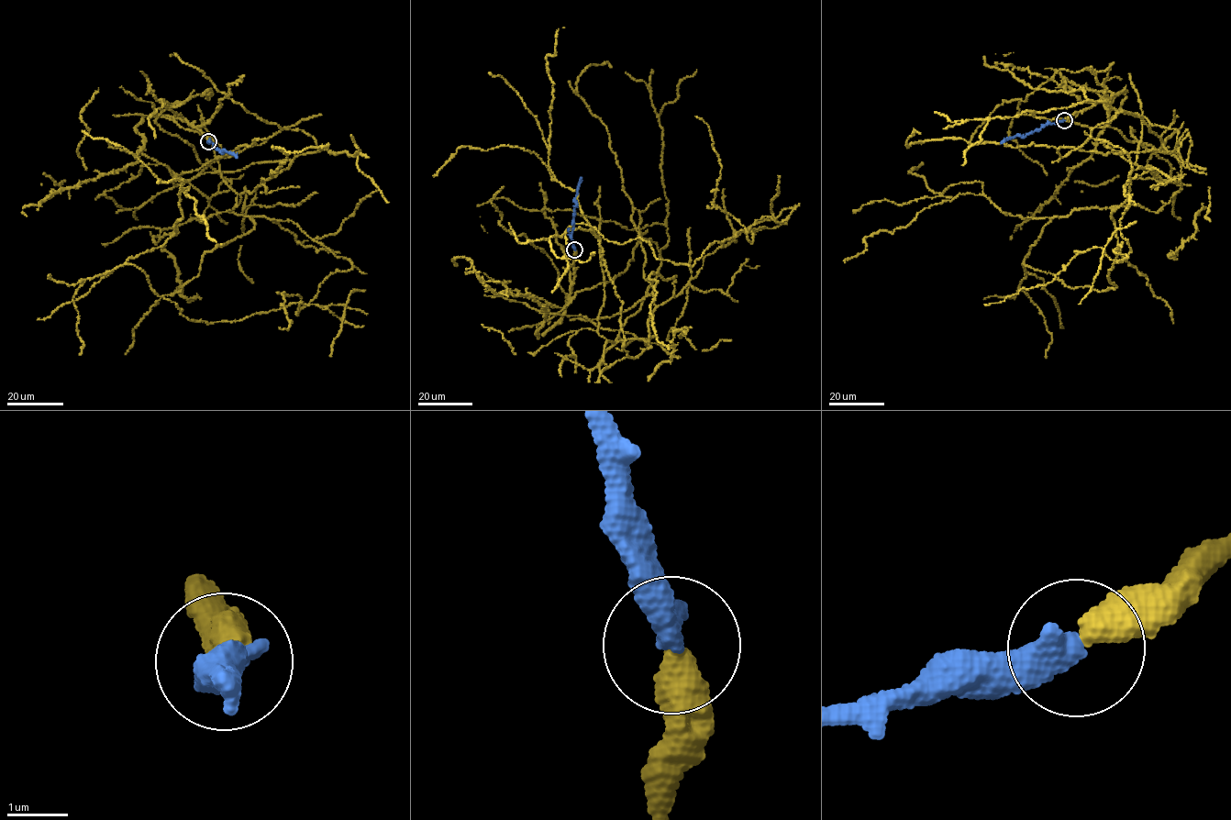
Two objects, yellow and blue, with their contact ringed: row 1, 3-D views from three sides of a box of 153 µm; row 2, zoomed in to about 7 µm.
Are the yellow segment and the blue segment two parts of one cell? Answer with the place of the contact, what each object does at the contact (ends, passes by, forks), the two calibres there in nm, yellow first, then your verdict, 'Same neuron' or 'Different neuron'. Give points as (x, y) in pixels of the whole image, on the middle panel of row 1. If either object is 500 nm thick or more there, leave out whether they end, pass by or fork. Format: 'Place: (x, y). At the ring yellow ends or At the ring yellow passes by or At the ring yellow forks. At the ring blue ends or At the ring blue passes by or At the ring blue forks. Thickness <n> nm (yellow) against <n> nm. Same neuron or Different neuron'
Place: (574, 249). Thickness 500 nm (yellow) against 500 nm. Same neuron

